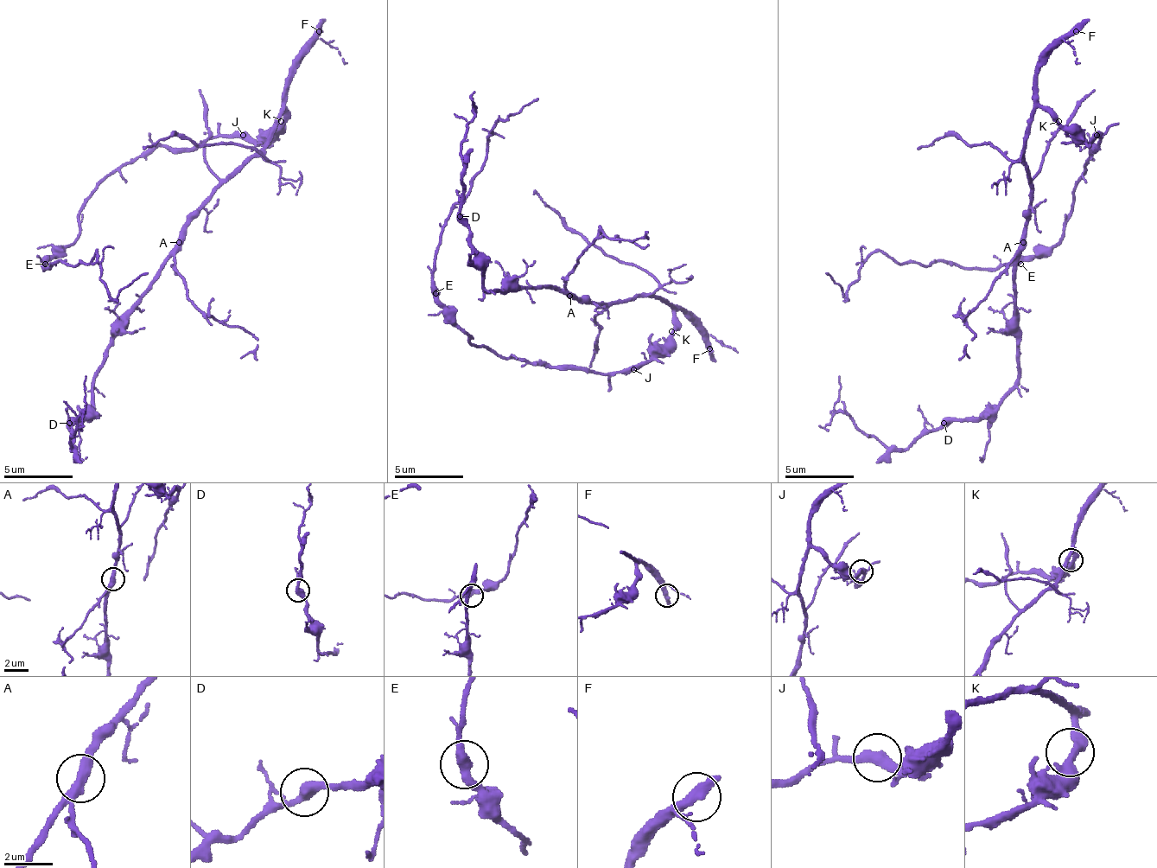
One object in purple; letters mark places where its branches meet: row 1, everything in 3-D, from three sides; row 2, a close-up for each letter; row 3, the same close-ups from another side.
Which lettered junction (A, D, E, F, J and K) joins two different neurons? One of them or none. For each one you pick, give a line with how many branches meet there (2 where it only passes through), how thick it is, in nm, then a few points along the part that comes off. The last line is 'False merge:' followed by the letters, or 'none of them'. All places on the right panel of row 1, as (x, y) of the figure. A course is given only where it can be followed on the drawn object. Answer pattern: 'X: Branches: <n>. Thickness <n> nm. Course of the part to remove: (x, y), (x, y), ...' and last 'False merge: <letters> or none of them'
False merge: none of them

